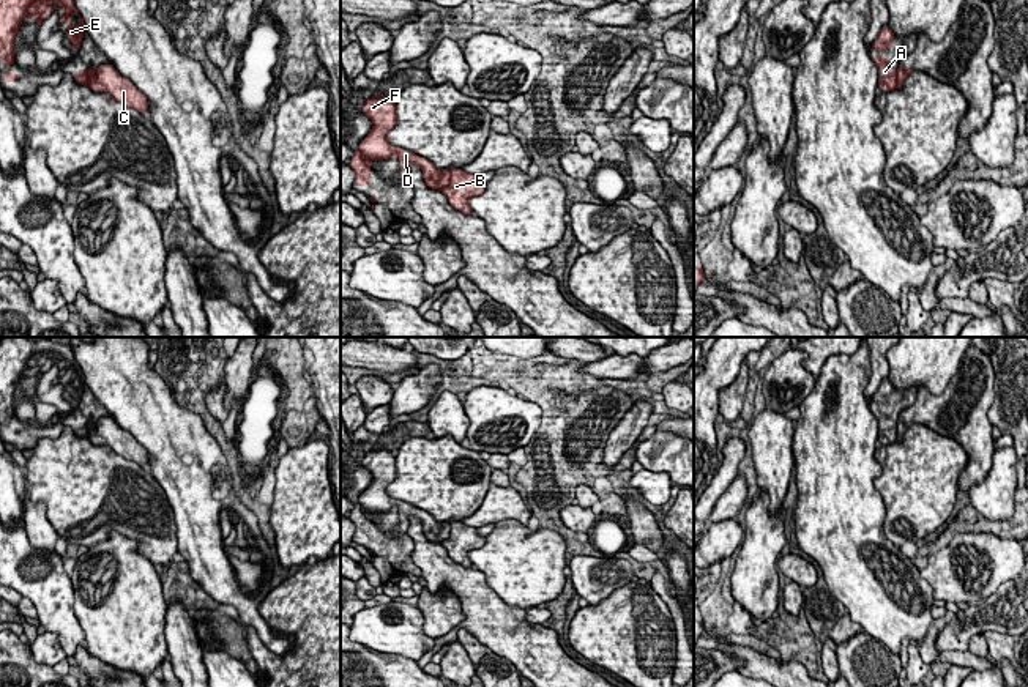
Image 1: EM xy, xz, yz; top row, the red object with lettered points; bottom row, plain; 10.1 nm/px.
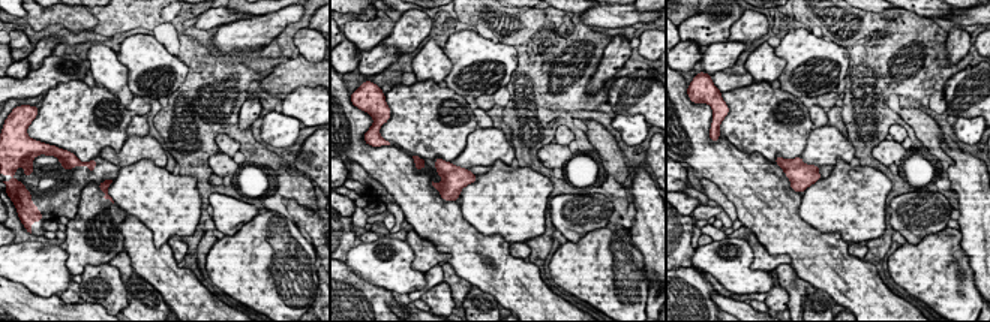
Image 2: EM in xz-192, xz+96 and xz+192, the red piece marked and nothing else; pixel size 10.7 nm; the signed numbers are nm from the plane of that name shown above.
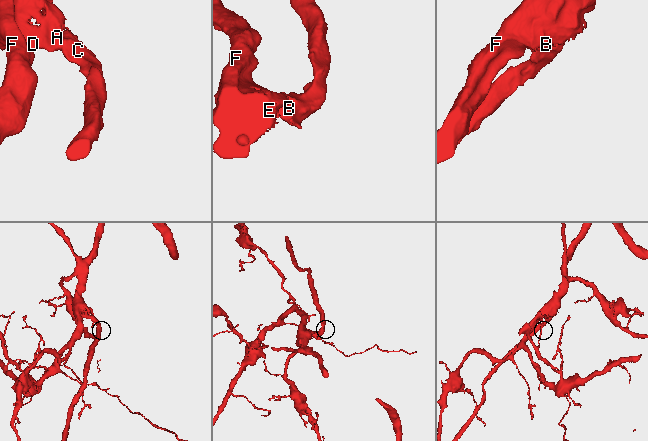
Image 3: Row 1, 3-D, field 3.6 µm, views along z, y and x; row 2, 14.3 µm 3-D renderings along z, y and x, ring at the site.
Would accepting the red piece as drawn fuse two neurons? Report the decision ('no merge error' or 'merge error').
merge error

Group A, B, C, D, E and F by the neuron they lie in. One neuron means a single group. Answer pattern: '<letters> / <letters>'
A D E F / B C

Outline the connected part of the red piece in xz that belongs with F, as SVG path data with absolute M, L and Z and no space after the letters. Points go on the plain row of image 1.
M378 446L364 454L361 465L371 471L372 482L359 495L358 503L348 514L348 518L355 525L358 539L371 539L367 531L371 529L371 514L385 514L394 506L399 511L399 526L408 522L410 517L416 517L423 523L423 533L430 542L443 542L449 537L449 522L437 522L429 512L418 509L405 501L394 499L386 493L386 485L396 479L396 452Z

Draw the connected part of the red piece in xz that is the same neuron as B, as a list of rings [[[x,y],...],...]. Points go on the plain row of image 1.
[[[449,522],[449,537],[440,542],[449,558],[464,567],[475,567],[468,558],[471,550],[481,548],[486,544],[486,536],[479,536],[476,528],[467,526],[462,522]]]

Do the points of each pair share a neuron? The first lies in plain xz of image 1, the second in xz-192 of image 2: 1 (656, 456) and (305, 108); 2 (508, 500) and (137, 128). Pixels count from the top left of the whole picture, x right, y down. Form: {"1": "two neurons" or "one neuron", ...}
{"1": "one neuron", "2": "two neurons"}

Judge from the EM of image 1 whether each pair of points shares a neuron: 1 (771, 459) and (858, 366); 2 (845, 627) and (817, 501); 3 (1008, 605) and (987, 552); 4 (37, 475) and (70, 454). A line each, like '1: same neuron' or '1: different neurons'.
1: different neurons
2: different neurons
3: different neurons
4: same neuron

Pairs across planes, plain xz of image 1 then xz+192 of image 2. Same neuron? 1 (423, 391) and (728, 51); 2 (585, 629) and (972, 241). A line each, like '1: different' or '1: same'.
1: different
2: different

